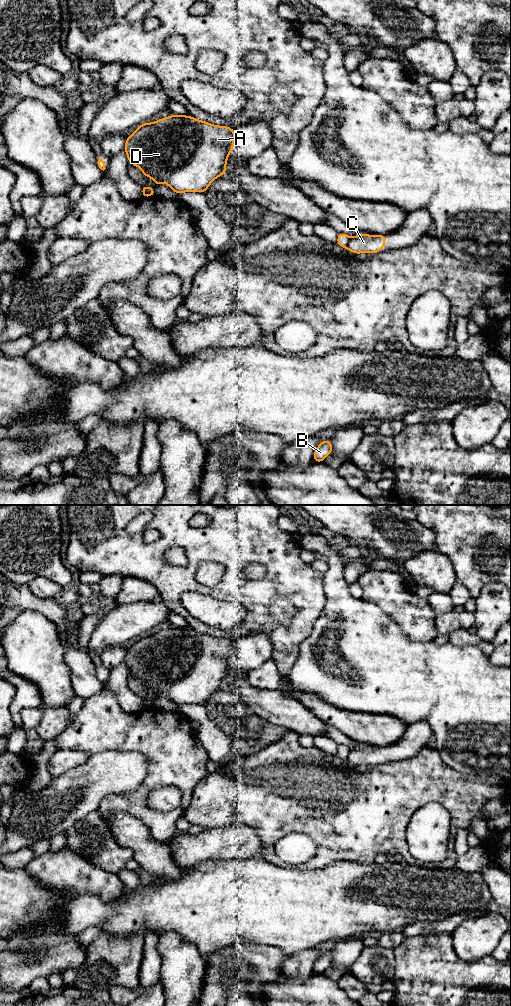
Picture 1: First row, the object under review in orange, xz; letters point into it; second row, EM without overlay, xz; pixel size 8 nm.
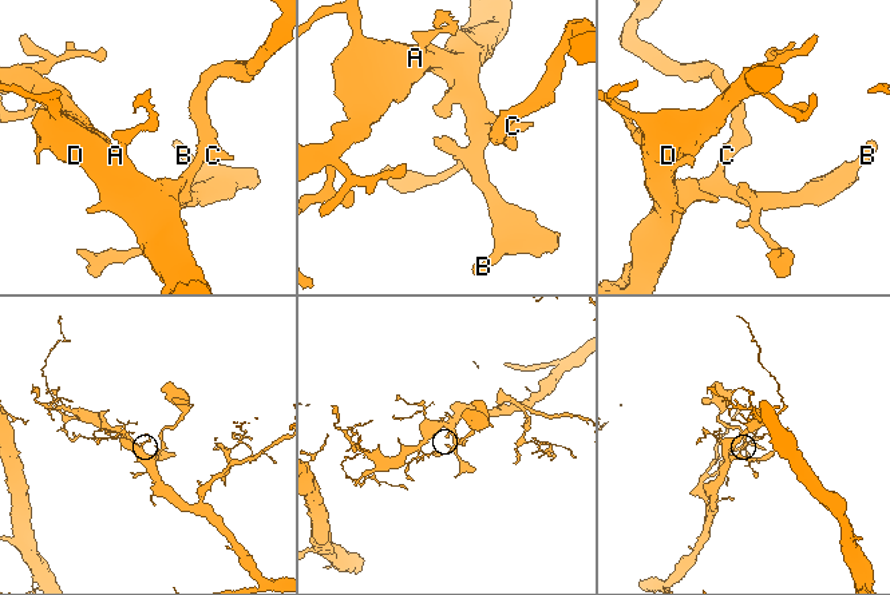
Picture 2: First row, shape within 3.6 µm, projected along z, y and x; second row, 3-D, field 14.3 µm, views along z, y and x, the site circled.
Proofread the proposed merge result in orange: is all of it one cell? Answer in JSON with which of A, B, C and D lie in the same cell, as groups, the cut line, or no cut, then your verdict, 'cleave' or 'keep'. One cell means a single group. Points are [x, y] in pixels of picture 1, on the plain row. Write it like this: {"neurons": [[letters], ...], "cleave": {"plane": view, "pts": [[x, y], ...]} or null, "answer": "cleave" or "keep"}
{"neurons": [["A", "B", "D"], ["C"]], "cleave": {"plane": "xz", "pts": [[350, 750], [345, 759]]}, "answer": "cleave"}

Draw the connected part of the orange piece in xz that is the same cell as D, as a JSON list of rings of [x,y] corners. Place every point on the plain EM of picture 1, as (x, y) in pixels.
[[[171,627],[152,635],[143,635],[126,650],[125,665],[129,675],[140,680],[142,685],[154,692],[158,698],[166,695],[176,706],[184,704],[205,705],[210,696],[220,687],[226,686],[228,667],[234,663],[235,642],[228,638],[217,638],[189,627]]]

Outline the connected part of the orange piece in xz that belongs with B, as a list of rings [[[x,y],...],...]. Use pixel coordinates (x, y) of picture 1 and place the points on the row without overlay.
[[[323,952],[314,963],[314,974],[323,974],[324,971],[332,965],[332,955],[330,952]]]

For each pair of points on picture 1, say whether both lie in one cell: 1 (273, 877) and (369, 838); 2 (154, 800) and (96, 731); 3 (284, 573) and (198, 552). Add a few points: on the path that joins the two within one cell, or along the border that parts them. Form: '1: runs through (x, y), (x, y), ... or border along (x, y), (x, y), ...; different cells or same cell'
1: border along (326, 864), (320, 868), (303, 869); different cells
2: border along (171, 785), (154, 788), (148, 794), (147, 805); different cells
3: runs through (263, 555), (249, 552), (219, 552); same cell

